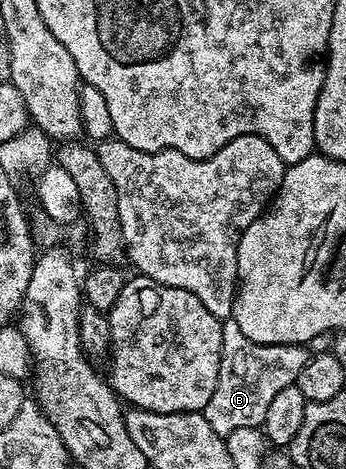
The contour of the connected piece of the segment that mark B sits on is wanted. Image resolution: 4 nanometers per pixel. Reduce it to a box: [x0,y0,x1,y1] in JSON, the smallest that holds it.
[203,319,311,436]

